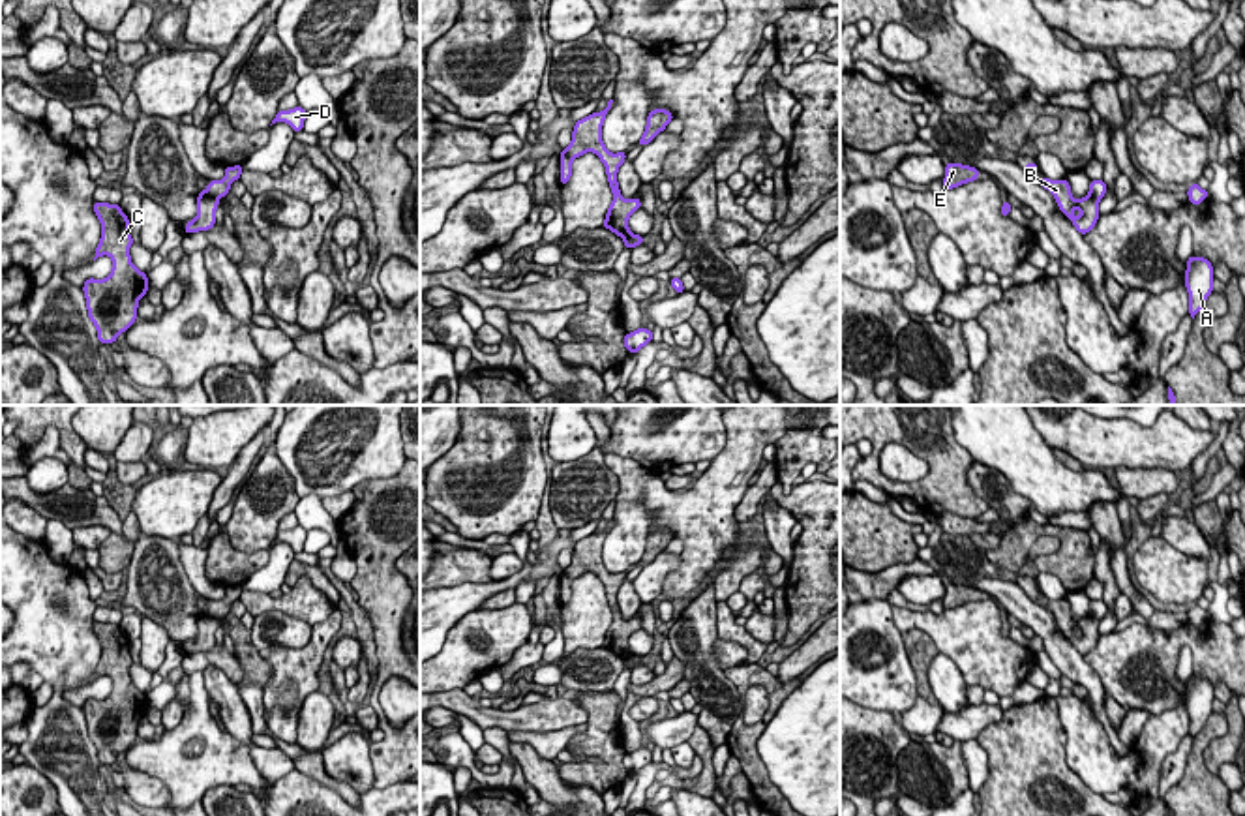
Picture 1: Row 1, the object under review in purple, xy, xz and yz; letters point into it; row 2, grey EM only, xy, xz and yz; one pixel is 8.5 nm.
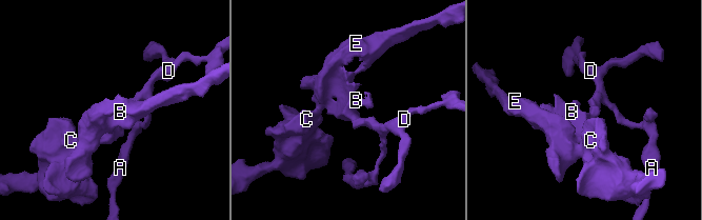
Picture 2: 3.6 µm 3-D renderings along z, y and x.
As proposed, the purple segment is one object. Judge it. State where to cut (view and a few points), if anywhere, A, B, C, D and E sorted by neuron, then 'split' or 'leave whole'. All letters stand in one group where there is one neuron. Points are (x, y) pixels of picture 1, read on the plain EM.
cut in xy along (201, 612), (216, 619); A D / B C E; split

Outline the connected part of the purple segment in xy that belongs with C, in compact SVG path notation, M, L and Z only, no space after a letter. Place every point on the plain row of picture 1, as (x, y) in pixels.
M94 621L94 632L101 643L101 658L94 681L109 675L112 688L105 700L88 698L82 711L99 763L111 765L139 737L139 720L146 715L150 703L148 696L131 683L129 668L133 658L129 655L129 640L120 625Z

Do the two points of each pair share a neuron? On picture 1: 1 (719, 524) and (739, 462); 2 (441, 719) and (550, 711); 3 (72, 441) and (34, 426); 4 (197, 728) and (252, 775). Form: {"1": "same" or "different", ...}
{"1": "same", "2": "different", "3": "same", "4": "same"}

